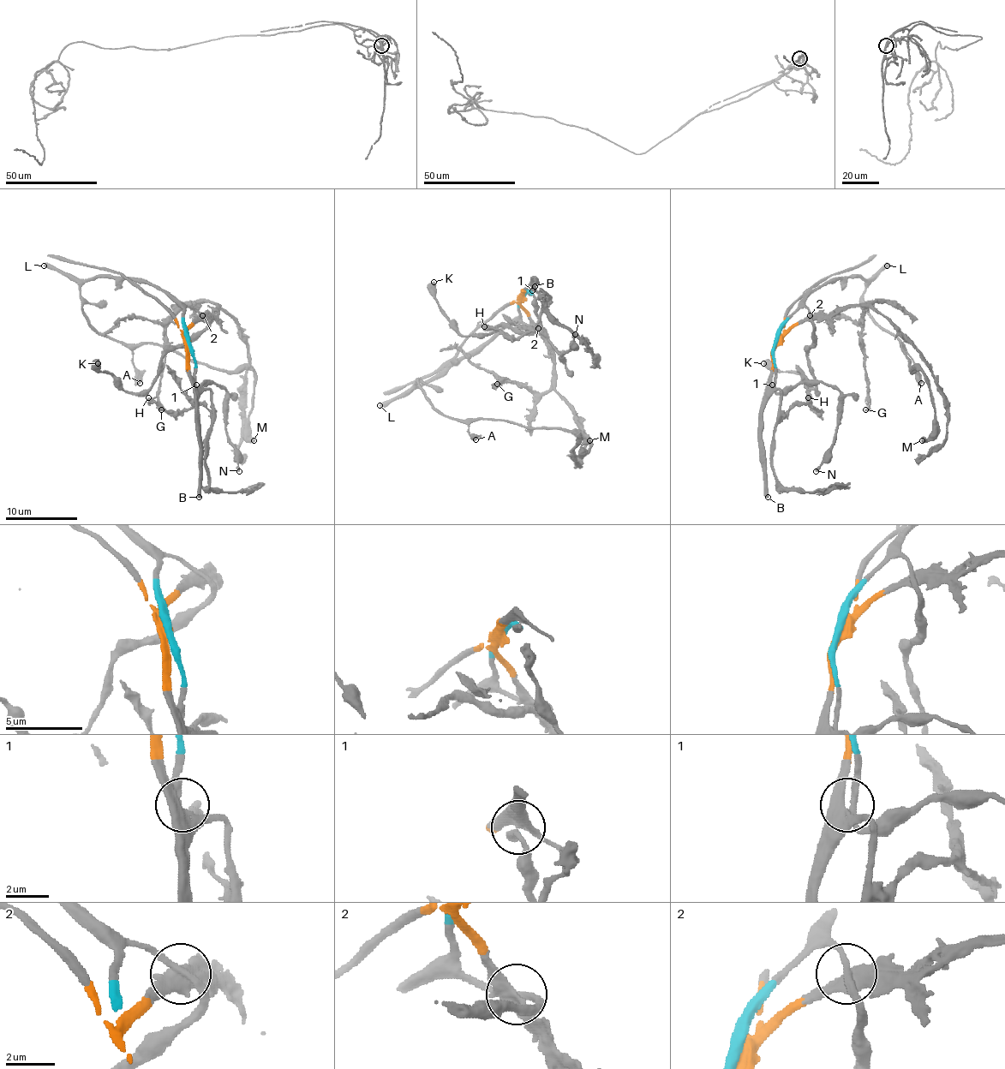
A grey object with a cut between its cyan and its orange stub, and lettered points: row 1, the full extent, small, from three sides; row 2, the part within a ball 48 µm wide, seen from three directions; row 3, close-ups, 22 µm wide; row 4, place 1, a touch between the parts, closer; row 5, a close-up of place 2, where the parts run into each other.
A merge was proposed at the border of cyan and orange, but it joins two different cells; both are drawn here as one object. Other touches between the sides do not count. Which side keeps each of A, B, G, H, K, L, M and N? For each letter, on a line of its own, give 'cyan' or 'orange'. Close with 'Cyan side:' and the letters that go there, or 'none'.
A: cyan
B: orange
G: orange
H: orange
K: cyan
L: cyan
M: cyan
N: cyan
Cyan side: A, K, L, M, N

